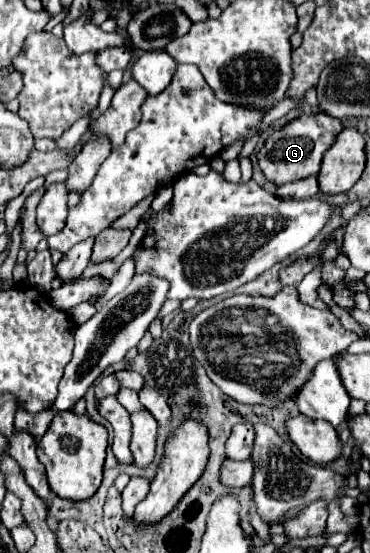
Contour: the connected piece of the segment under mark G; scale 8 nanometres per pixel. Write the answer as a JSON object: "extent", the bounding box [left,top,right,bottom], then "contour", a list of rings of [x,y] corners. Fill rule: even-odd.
{"extent":[258,113,342,185],"contour":[[[316,113],[316,115],[300,115],[298,119],[286,123],[280,131],[268,137],[264,147],[258,151],[258,163],[262,173],[266,175],[268,181],[276,185],[292,183],[302,177],[318,175],[320,163],[324,153],[332,147],[336,141],[336,135],[342,131],[342,121],[334,119],[326,113]]]}

